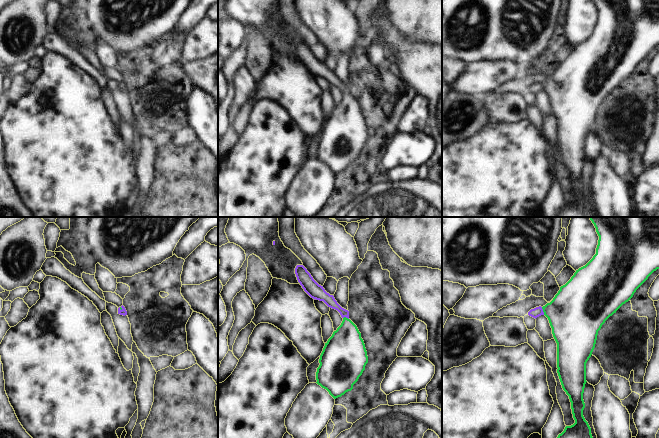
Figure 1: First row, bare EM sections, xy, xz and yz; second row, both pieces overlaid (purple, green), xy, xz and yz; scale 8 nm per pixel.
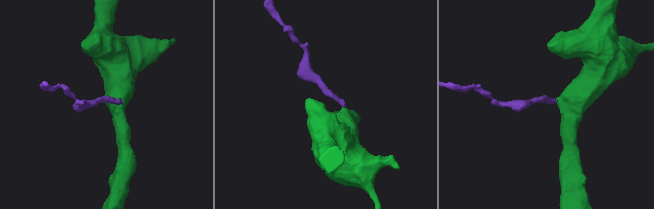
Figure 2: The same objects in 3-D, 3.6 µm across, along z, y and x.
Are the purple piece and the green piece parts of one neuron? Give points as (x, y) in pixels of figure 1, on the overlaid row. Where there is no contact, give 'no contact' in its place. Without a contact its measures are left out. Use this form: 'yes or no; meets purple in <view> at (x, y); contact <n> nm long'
yes; meets purple in yz at (542, 311); contact 70 nm long

